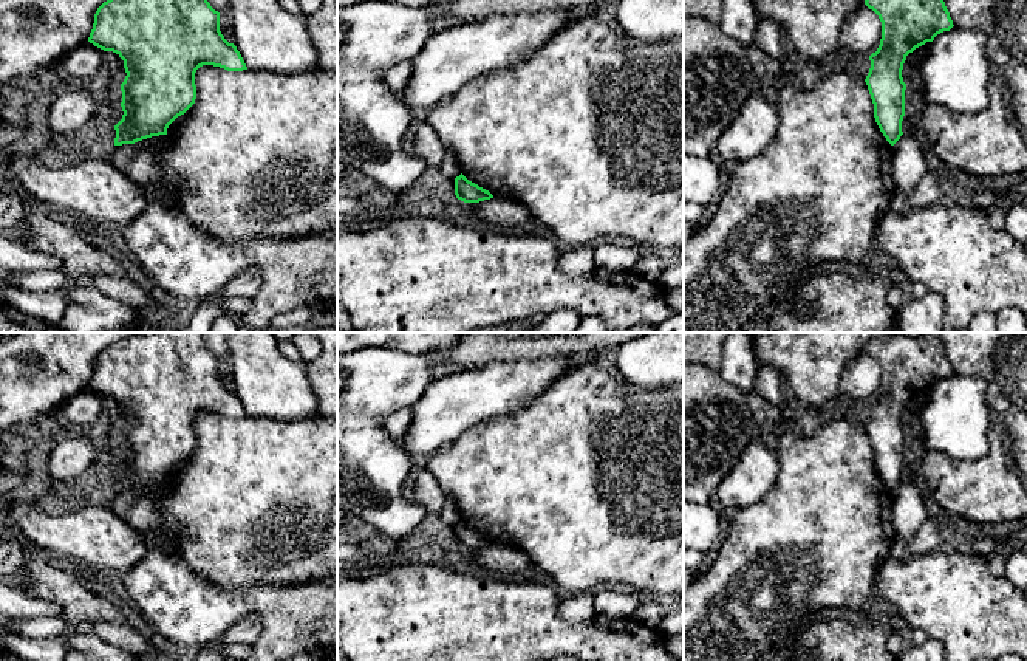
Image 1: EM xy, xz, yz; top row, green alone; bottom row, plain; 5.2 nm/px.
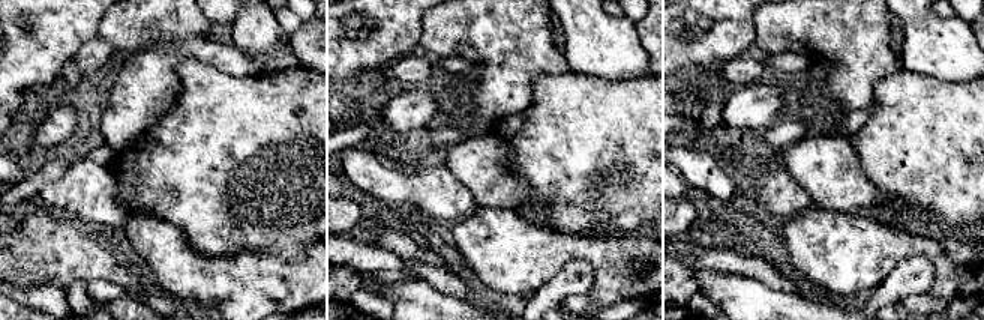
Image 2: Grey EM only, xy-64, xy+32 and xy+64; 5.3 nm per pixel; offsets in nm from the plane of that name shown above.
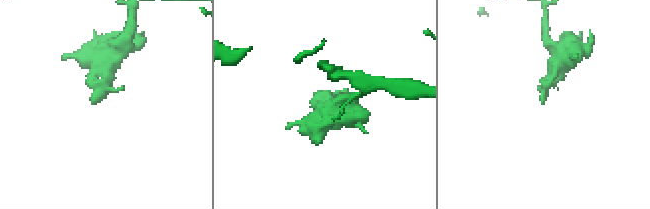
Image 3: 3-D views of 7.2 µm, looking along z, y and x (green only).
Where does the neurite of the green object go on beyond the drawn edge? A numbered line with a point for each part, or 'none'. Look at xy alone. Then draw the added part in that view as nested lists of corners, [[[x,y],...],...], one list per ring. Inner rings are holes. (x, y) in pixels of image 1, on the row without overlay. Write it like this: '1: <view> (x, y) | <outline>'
none

